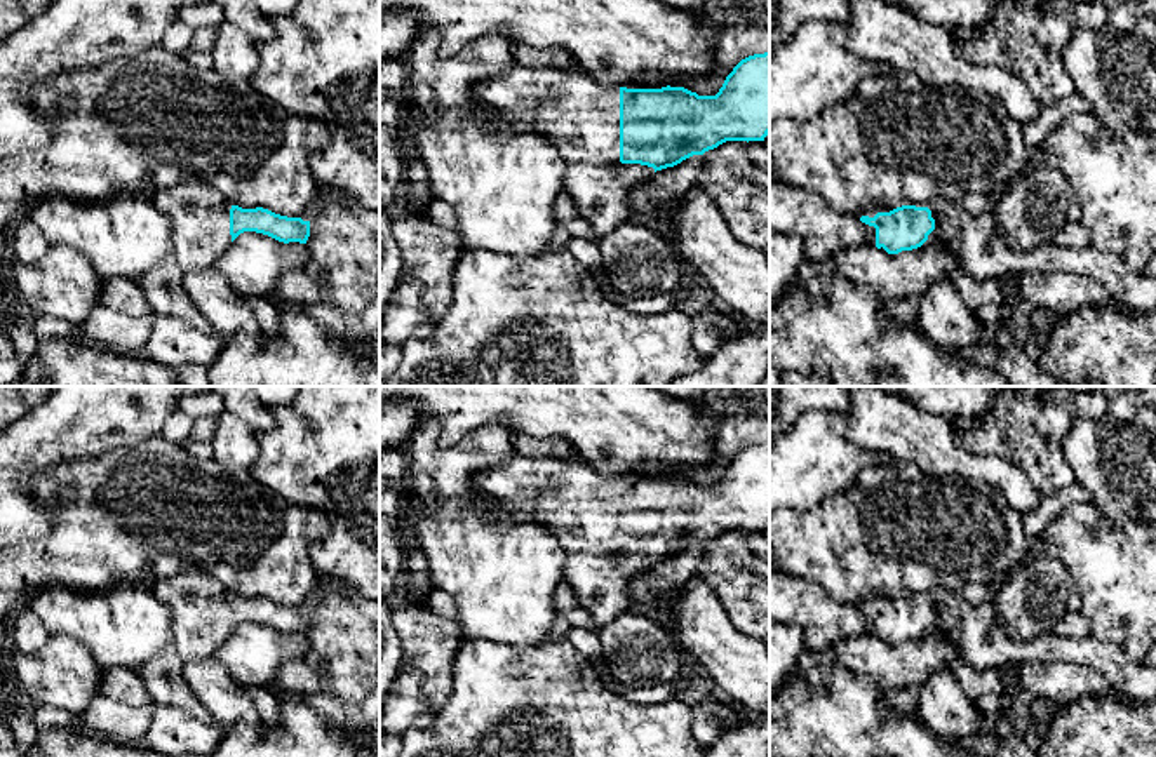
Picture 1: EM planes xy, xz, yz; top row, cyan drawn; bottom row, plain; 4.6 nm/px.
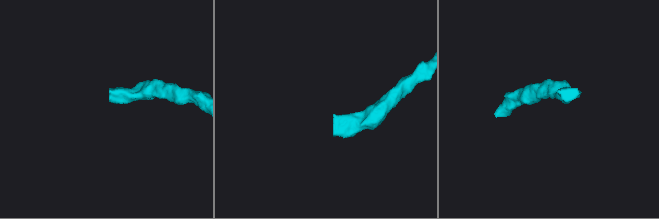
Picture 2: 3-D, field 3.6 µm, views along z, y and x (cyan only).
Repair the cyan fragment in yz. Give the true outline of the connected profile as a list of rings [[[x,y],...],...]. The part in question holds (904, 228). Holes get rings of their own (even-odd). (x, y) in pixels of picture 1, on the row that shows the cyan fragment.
[[[935,197],[921,205],[869,209],[860,212],[858,218],[870,233],[870,244],[888,254],[923,245],[945,245],[958,256],[958,270],[977,278],[1001,278],[1010,273],[1074,273],[1097,280],[1116,303],[1128,306],[1135,313],[1156,310],[1156,277],[1133,273],[1114,252],[1100,252],[1093,247],[1065,249],[1057,245],[1013,251],[1006,244],[1005,230],[994,212],[970,214],[961,202]]]

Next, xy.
[[[179,184],[151,195],[172,226],[172,254],[183,271],[205,270],[244,231],[268,235],[279,242],[306,244],[310,221],[268,209],[242,209],[209,184]]]

